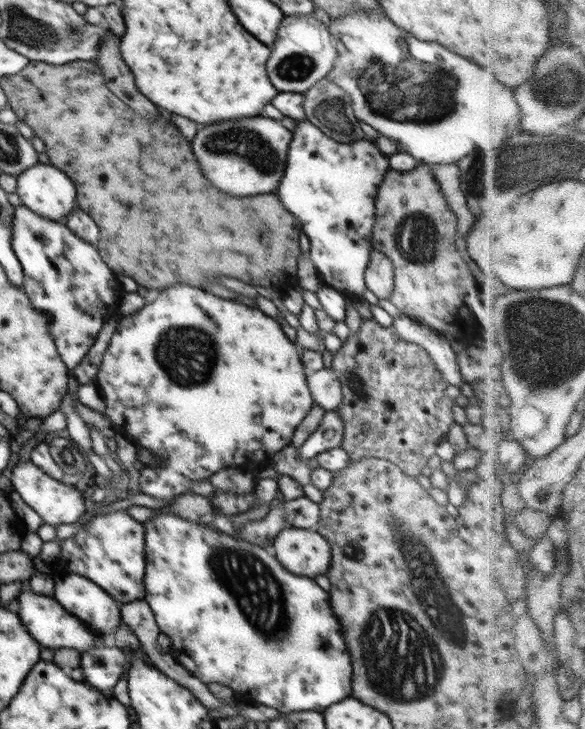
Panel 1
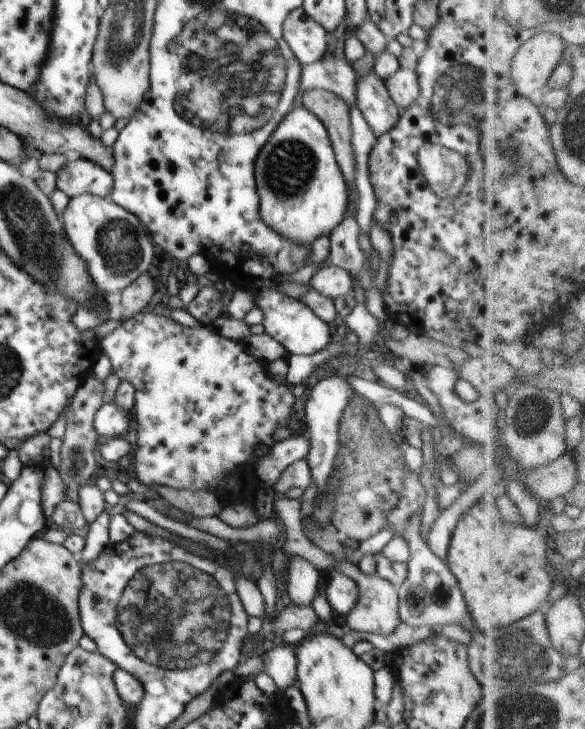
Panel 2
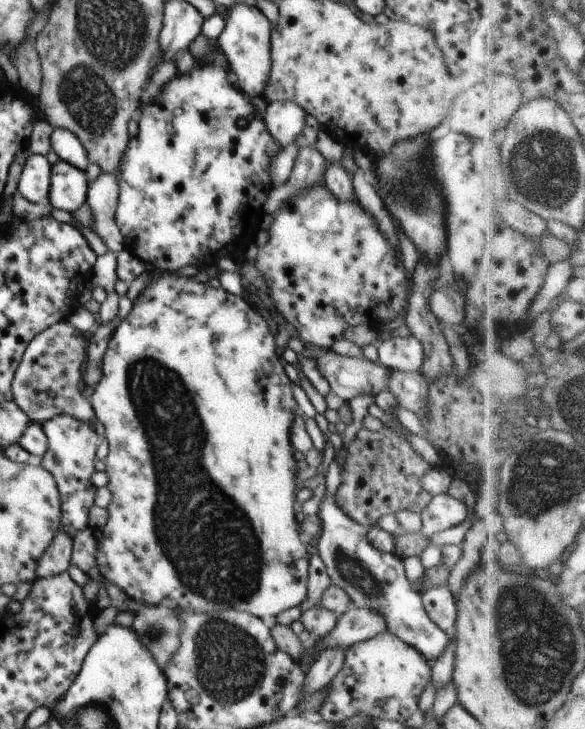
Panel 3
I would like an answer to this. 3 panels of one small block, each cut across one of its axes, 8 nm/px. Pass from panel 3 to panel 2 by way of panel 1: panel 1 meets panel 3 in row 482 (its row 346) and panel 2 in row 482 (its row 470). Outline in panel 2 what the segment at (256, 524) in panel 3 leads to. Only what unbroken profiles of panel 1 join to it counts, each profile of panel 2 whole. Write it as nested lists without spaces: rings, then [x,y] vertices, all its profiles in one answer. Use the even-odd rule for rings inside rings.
[[[141,311],[122,321],[98,345],[110,359],[112,371],[135,388],[132,414],[137,442],[131,457],[133,470],[143,487],[150,484],[173,489],[218,490],[220,480],[241,472],[239,468],[248,460],[258,458],[256,447],[274,446],[271,440],[276,428],[287,426],[296,399],[292,386],[277,383],[241,342],[224,338],[207,325],[185,327],[172,318]]]

